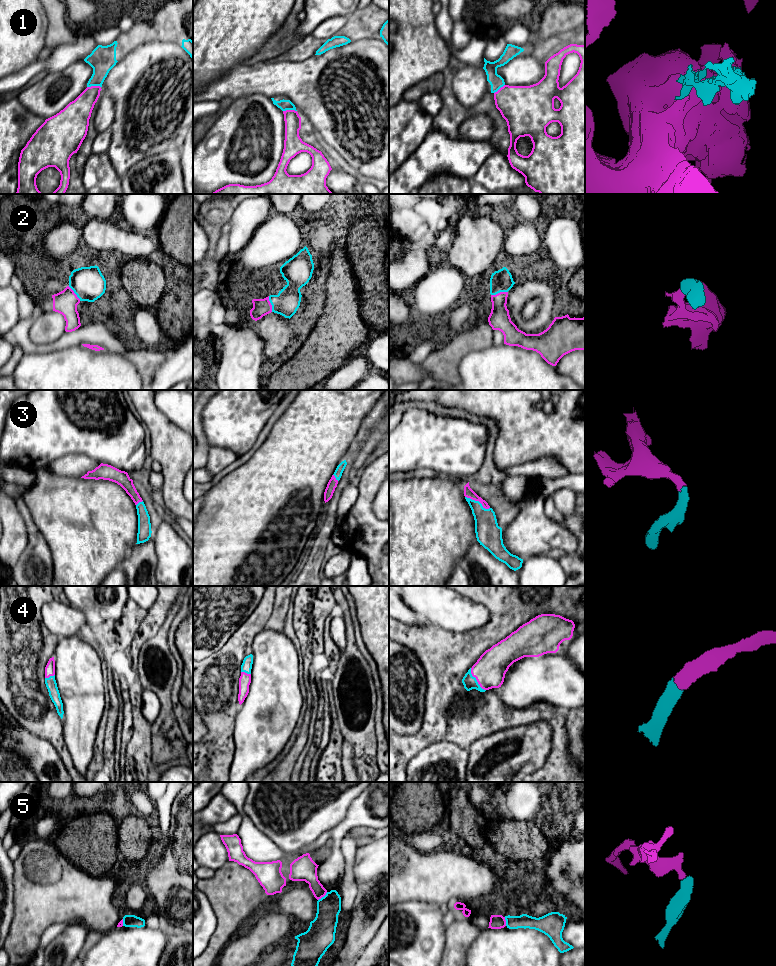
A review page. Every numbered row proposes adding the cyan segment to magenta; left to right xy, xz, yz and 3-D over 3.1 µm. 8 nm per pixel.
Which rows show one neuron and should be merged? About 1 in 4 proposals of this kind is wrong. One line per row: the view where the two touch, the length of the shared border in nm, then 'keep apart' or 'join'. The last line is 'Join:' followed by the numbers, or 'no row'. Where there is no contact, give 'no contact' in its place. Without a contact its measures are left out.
1: contact in xy; length 110 nm; keep apart
2: contact in yz; length 140 nm; join
3: contact in yz; length 220 nm; join
4: contact in yz; length 220 nm; join
5: contact in xz; length 100 nm; keep apart
Join: 2, 3, 4

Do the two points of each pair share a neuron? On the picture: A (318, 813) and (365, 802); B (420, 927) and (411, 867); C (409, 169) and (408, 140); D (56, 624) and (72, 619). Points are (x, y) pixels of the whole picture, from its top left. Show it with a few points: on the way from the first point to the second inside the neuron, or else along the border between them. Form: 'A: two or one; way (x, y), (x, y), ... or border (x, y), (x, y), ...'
A: two; border (362, 792), (352, 802), (346, 816), (336, 825)
B: two; border (399, 902), (426, 901), (439, 906)
C: two; border (424, 138), (417, 149), (399, 167)
D: one; way (60, 620), (68, 620)

